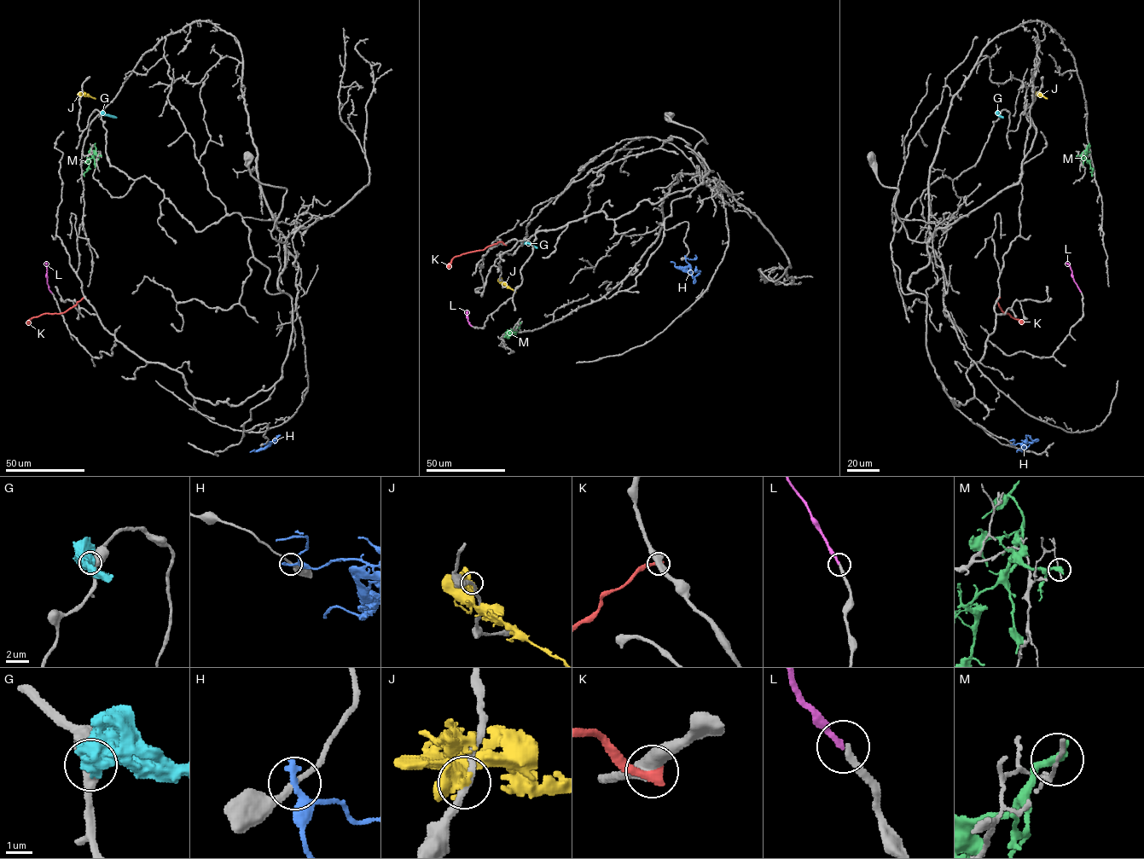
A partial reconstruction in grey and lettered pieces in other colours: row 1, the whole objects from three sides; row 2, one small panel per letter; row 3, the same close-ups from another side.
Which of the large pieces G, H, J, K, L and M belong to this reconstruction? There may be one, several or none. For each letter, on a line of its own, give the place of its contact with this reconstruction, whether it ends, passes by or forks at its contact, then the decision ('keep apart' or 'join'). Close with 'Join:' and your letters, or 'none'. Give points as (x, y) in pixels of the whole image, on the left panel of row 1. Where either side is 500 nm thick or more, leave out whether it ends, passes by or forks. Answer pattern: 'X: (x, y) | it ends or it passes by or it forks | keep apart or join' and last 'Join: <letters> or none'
G: (101, 114) | keep apart
H: (264, 444) | it passes by | keep apart
J: (81, 95) | it ends | keep apart
K: (84, 298) | keep apart
L: (52, 293) | it ends | join
M: (101, 155) | it ends | keep apart
Join: L

